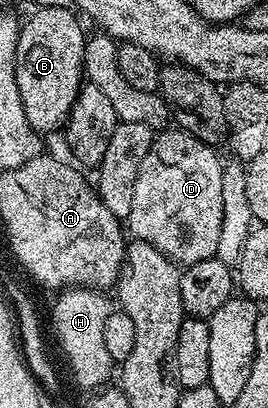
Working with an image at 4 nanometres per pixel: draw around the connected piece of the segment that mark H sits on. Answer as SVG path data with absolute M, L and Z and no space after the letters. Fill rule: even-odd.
M71 286L60 290L51 307L51 327L59 342L59 351L71 370L71 379L79 387L99 389L108 382L113 370L109 352L105 349L105 317L113 310L102 290L89 286Z

